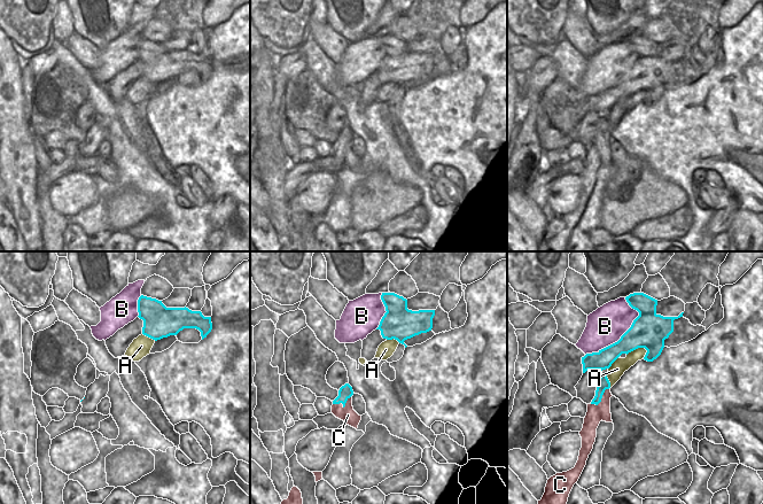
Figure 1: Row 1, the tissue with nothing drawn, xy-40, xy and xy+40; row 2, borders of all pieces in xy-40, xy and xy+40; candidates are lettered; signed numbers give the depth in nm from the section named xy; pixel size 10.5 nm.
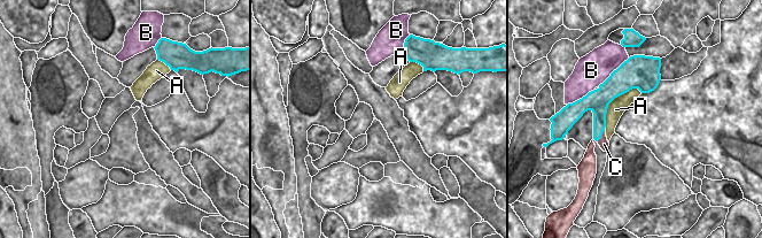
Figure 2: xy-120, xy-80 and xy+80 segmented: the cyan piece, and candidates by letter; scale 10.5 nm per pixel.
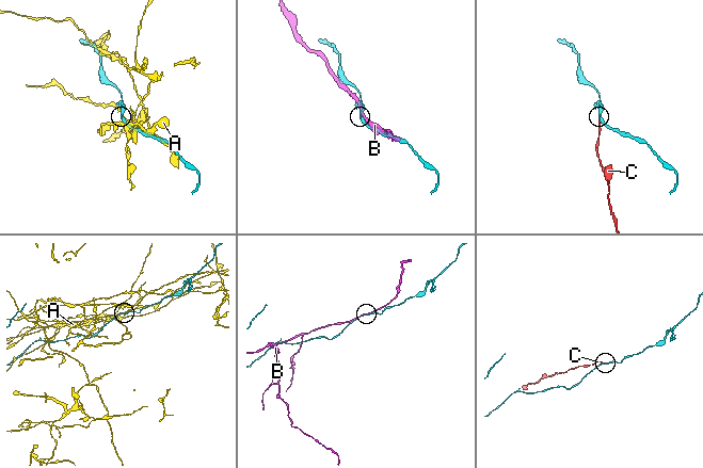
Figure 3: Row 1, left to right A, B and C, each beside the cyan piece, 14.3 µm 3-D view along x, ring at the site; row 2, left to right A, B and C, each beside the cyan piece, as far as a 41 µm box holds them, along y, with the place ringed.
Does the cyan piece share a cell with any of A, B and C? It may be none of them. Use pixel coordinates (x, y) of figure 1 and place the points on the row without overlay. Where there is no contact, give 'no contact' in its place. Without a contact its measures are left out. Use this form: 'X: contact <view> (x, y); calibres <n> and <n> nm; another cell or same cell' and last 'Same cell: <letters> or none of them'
A: contact xy+40 (637, 91); calibres 380 and 150 nm; another cell
B: contact xy+40 (623, 77); calibres 340 and 400 nm; another cell
C: contact xy (343, 147); calibres 150 and 170 nm; another cell
Same cell: none of them

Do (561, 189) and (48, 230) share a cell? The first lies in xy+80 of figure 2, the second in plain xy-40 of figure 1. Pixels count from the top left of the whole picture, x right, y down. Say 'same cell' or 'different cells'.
different cells

